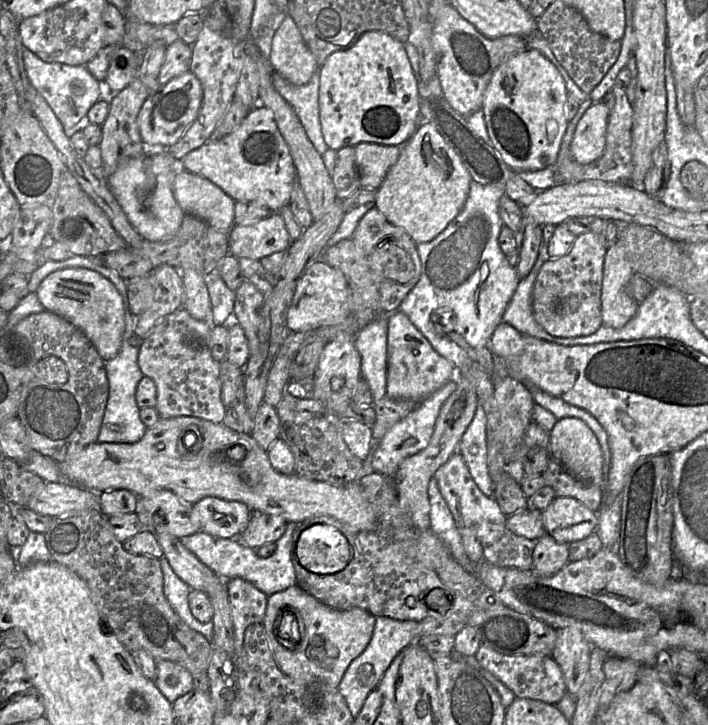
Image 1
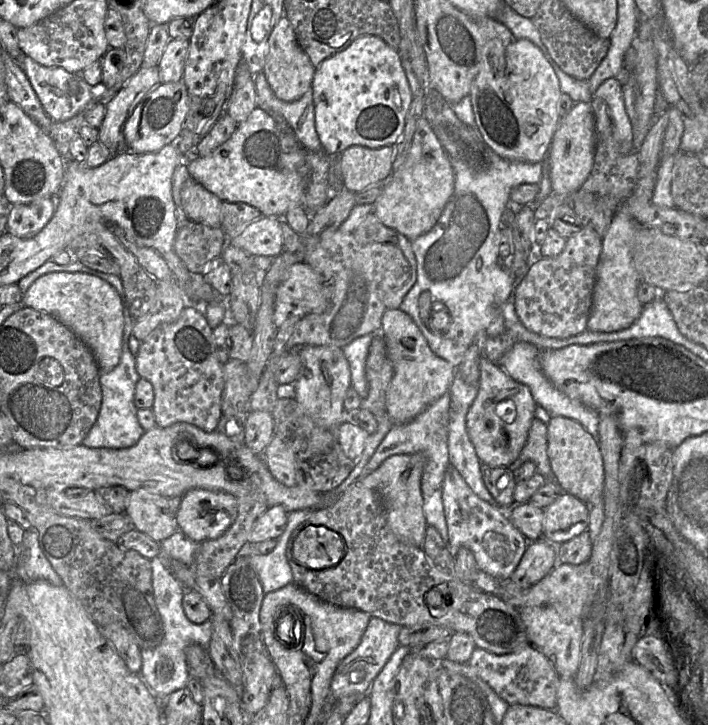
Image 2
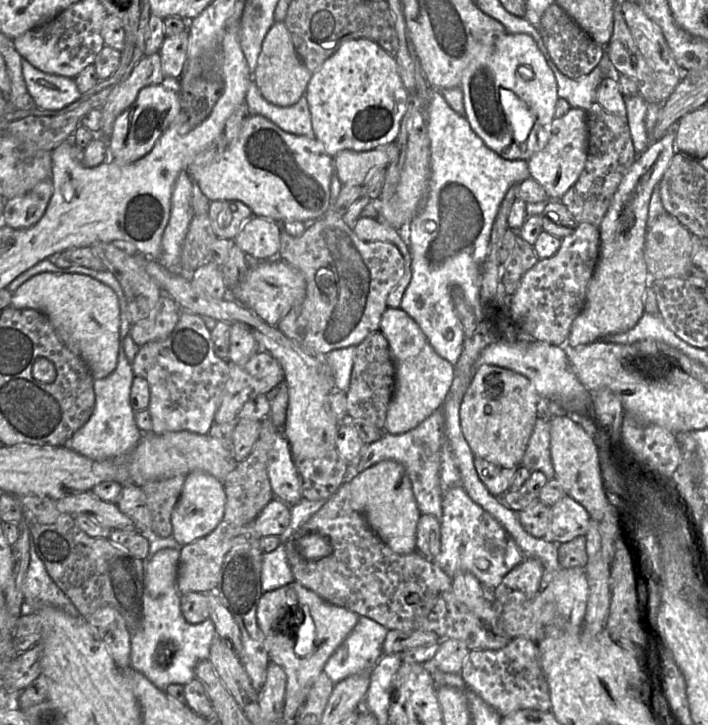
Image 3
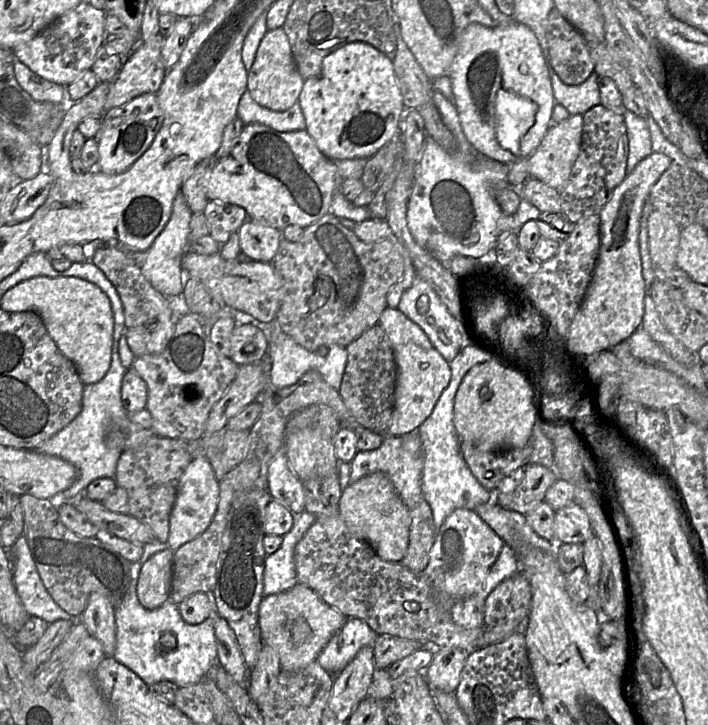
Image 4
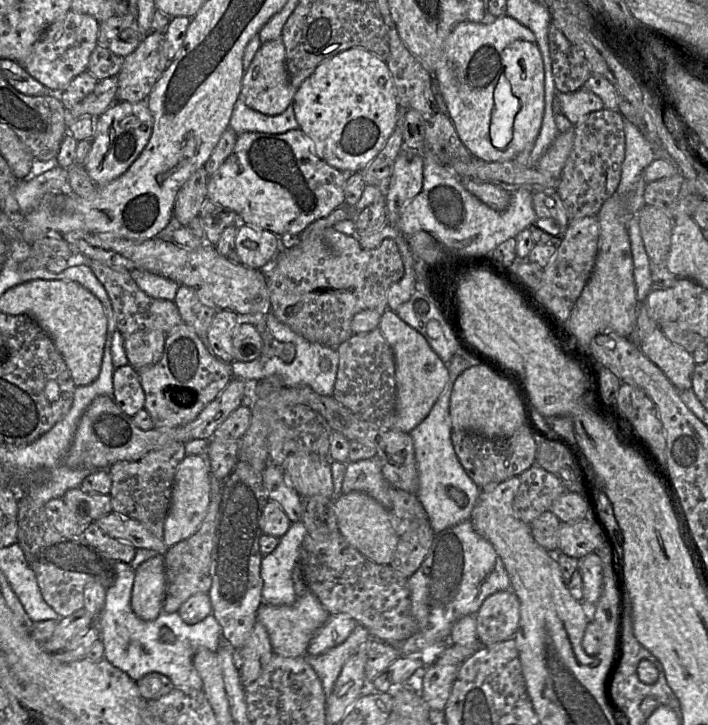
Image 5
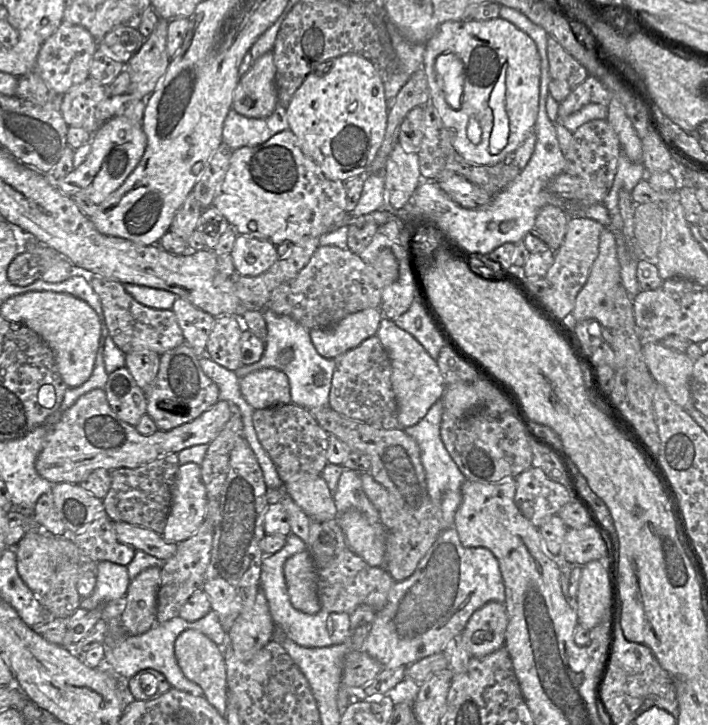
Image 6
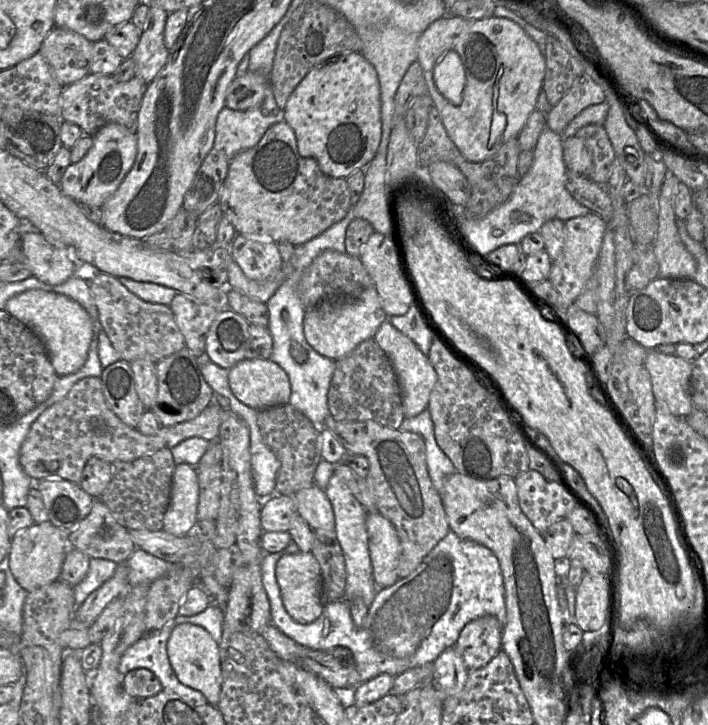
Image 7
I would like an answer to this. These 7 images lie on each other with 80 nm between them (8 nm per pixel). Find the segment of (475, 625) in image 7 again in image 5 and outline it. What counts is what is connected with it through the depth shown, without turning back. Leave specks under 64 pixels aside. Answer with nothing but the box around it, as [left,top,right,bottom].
[476,590,520,647]

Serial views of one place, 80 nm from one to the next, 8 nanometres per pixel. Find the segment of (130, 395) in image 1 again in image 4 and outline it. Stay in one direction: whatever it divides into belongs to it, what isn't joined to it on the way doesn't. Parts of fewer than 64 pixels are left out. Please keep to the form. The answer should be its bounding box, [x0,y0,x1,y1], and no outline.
[35,341,137,503]

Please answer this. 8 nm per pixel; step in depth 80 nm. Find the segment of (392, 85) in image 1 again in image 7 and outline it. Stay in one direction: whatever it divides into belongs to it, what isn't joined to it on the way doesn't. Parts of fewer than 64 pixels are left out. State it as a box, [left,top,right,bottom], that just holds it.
[284,52,382,179]

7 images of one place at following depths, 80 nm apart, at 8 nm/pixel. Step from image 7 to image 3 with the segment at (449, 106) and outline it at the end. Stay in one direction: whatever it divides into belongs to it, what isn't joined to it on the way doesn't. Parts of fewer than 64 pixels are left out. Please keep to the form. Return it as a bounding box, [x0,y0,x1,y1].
[459,34,559,160]

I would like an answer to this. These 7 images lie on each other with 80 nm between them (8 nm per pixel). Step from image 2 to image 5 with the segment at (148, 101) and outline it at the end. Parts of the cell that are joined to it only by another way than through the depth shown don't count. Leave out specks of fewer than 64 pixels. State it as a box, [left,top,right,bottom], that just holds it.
[84,100,154,186]

